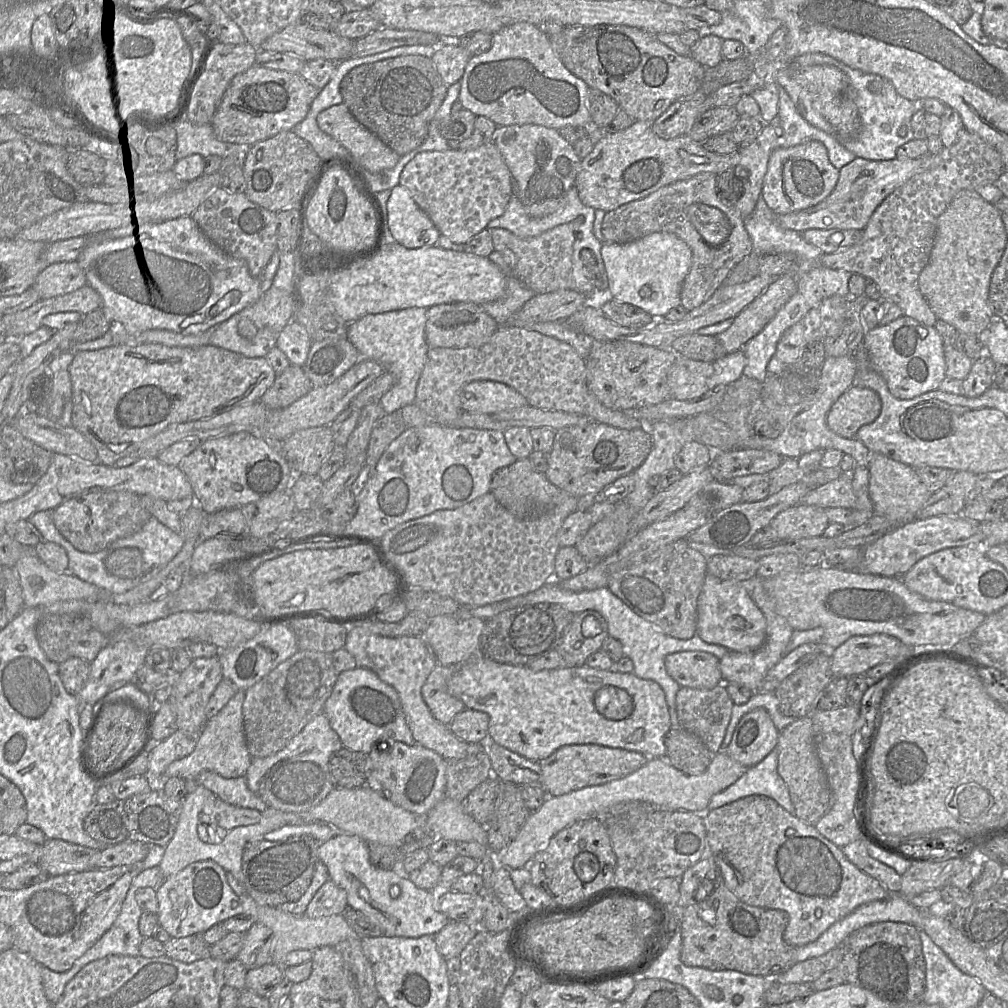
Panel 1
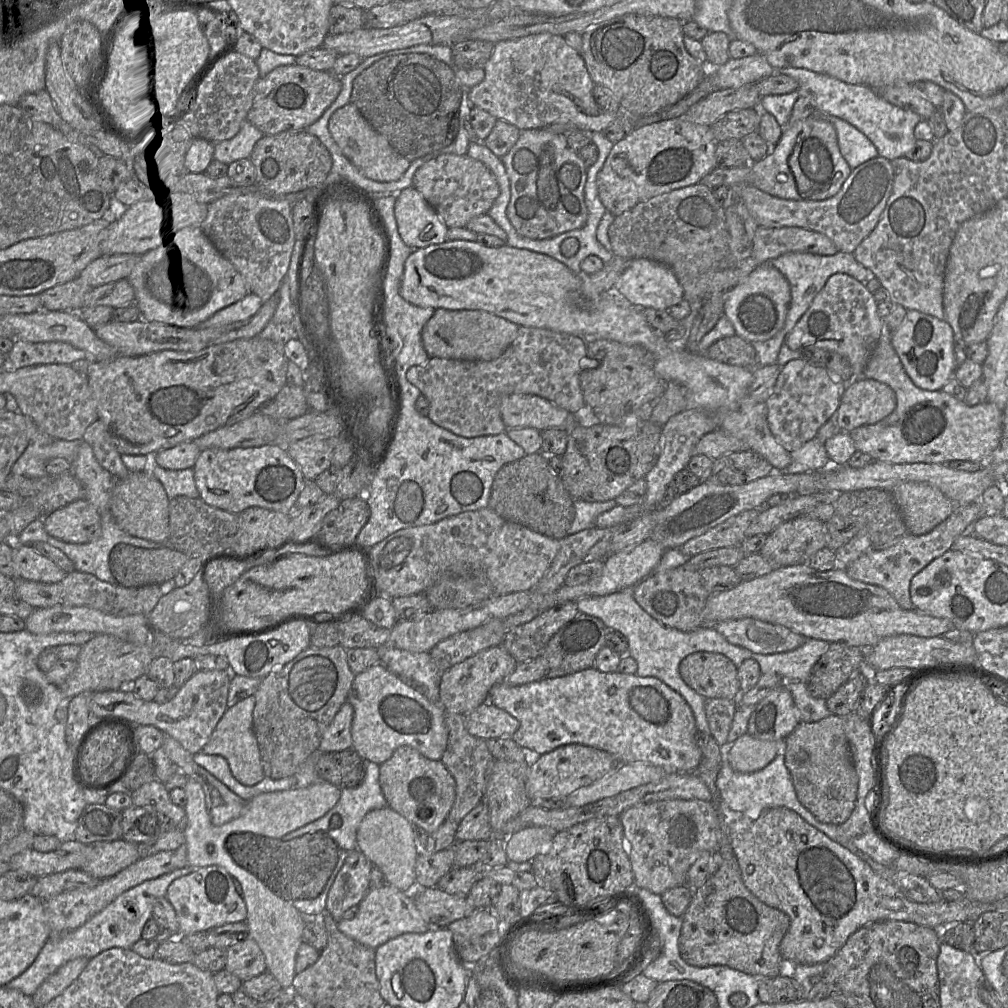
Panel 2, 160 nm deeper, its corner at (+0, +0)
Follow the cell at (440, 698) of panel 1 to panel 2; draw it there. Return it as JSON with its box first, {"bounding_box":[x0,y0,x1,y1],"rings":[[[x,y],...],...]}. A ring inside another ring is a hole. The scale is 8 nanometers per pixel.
{"bounding_box":[439,646,517,714],"rings":[[[500,646],[489,647],[470,656],[441,673],[439,683],[439,705],[448,712],[467,714],[488,701],[489,690],[506,678],[517,666],[515,659]]]}

